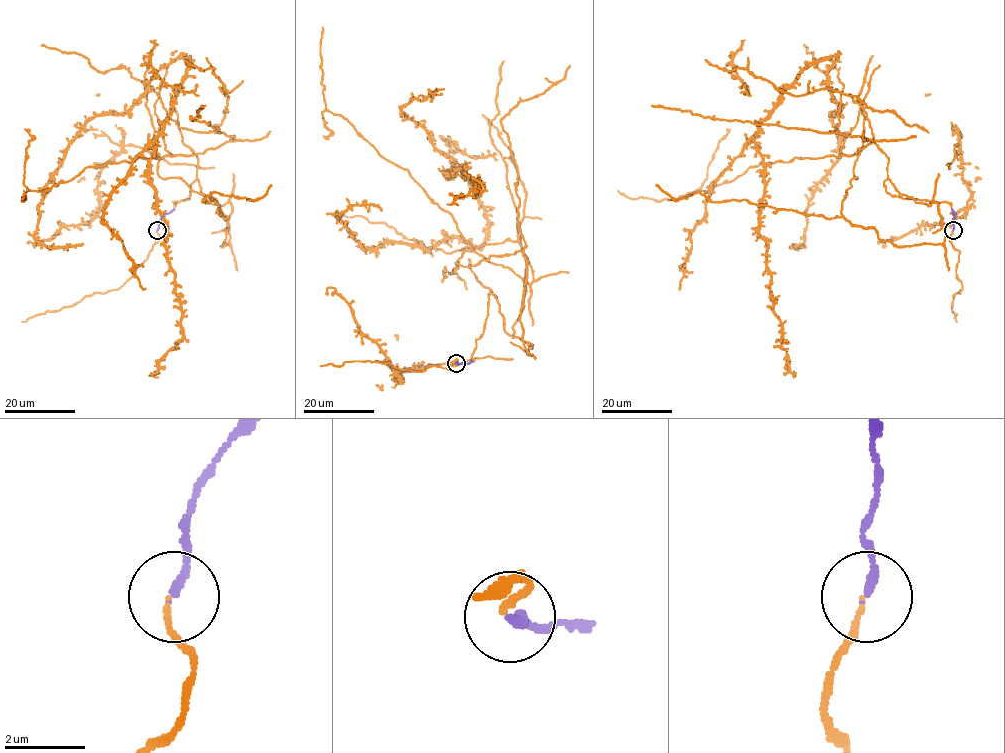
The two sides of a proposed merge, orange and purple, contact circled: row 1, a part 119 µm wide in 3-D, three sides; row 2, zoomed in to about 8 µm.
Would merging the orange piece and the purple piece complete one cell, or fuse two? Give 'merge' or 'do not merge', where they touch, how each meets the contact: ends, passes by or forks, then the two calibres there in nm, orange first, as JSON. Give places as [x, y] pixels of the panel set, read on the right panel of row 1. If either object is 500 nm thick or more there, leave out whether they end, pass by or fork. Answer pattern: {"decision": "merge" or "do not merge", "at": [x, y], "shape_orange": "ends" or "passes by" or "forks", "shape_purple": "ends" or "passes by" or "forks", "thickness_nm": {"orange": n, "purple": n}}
{"decision": "merge", "at": [953, 230], "shape_orange": "ends", "shape_purple": "ends", "thickness_nm": {"orange": 130, "purple": 190}}

